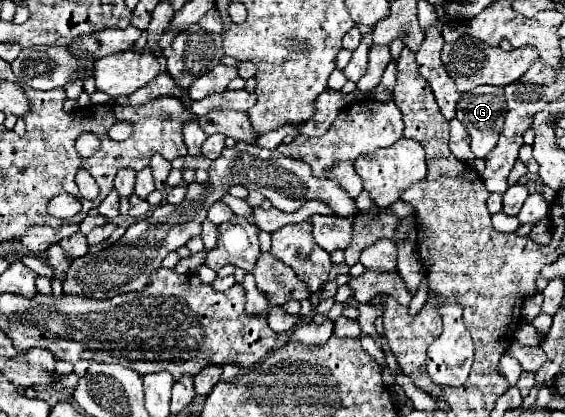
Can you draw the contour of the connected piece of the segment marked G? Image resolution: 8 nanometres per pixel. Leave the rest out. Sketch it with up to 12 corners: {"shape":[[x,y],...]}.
{"shape":[[503,89],[463,93],[457,119],[485,159],[505,119]]}

